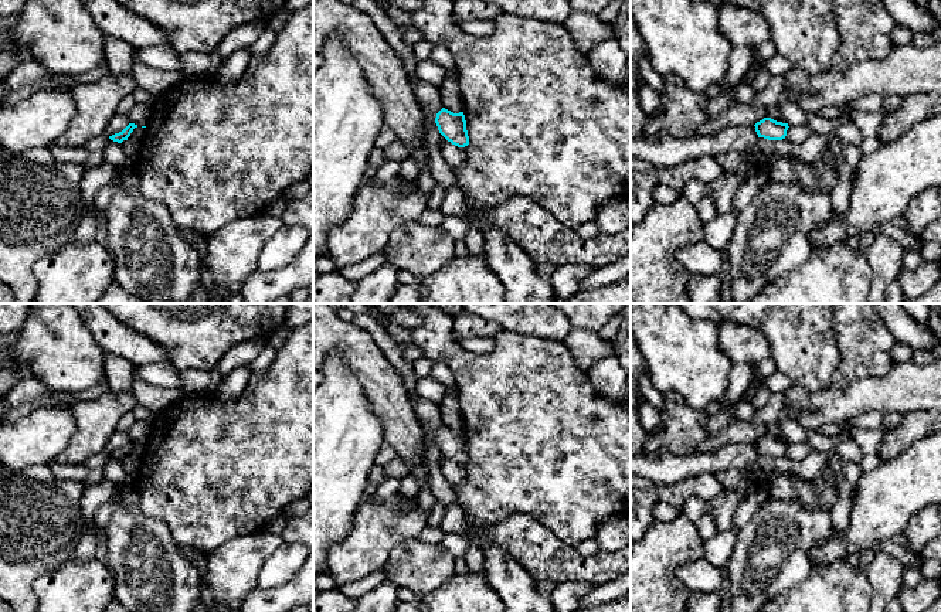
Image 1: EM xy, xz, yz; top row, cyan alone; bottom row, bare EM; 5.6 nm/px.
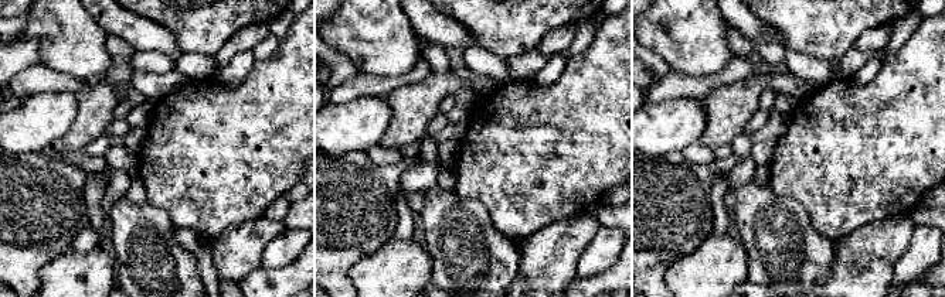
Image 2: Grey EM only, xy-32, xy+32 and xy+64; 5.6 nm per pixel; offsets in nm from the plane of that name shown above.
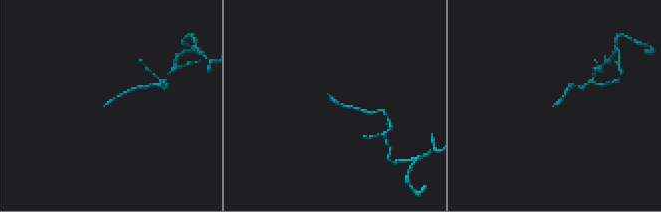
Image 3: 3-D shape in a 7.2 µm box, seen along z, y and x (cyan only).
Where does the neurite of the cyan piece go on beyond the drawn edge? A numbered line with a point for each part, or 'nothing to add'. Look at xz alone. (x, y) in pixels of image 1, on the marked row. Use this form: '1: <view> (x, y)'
nothing to add

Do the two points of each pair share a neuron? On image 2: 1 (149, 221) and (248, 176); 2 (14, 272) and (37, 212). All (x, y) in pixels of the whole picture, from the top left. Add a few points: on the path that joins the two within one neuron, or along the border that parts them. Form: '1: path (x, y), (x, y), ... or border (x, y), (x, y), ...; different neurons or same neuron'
1: border (148, 201), (160, 207), (176, 226); different neurons
2: path (14, 258), (23, 226); same neuron

